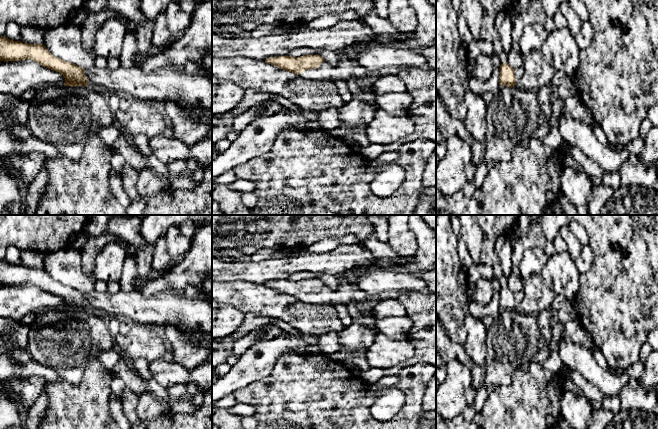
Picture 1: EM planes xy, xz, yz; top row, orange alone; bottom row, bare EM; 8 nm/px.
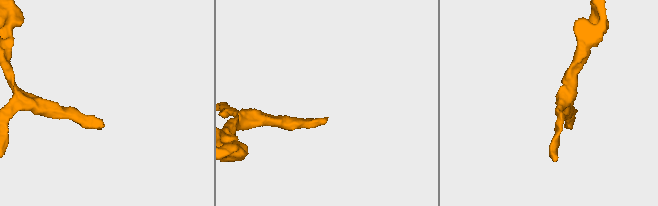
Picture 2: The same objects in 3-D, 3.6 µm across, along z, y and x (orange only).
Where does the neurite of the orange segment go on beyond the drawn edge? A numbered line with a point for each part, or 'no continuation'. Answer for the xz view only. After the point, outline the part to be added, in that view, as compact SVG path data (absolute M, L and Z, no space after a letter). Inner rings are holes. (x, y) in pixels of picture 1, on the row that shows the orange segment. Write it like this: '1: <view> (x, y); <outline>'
1: xz (348, 69); M340 57L341 58L341 57ZM342 59L341 63L337 66L333 66L331 63L324 60L324 62L316 69L308 69L299 74L299 76L305 79L313 80L342 80L348 81L352 78L364 78L364 77L380 77L388 74L398 75L400 71L405 70L403 68L383 68L379 70L369 70L361 66L358 60Z

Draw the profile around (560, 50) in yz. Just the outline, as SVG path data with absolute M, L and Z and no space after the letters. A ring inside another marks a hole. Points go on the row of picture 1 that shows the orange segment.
M568 28L550 32L543 43L541 53L545 60L556 70L573 77L580 64L580 49Z

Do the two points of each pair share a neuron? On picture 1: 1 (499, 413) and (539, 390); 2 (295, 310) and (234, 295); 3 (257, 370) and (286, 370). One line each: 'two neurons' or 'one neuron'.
1: one neuron
2: one neuron
3: two neurons

